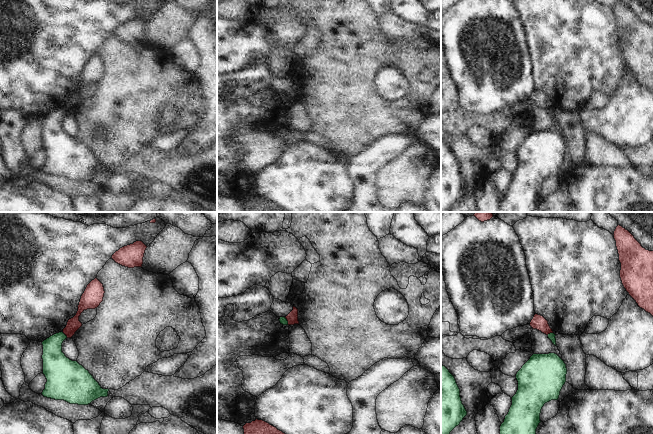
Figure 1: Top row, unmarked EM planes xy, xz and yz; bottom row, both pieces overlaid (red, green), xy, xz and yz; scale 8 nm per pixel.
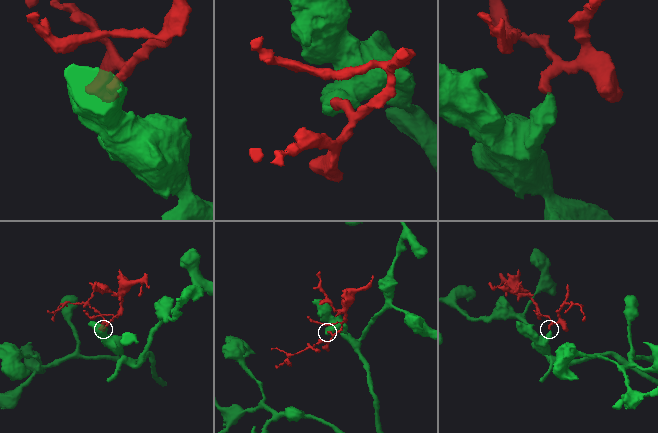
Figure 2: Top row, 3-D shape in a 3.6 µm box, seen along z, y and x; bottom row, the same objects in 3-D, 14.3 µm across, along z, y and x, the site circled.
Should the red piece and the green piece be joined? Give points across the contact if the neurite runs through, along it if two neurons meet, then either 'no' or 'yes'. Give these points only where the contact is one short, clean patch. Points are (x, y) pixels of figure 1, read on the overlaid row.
border xy (62, 332), (67, 337); no

